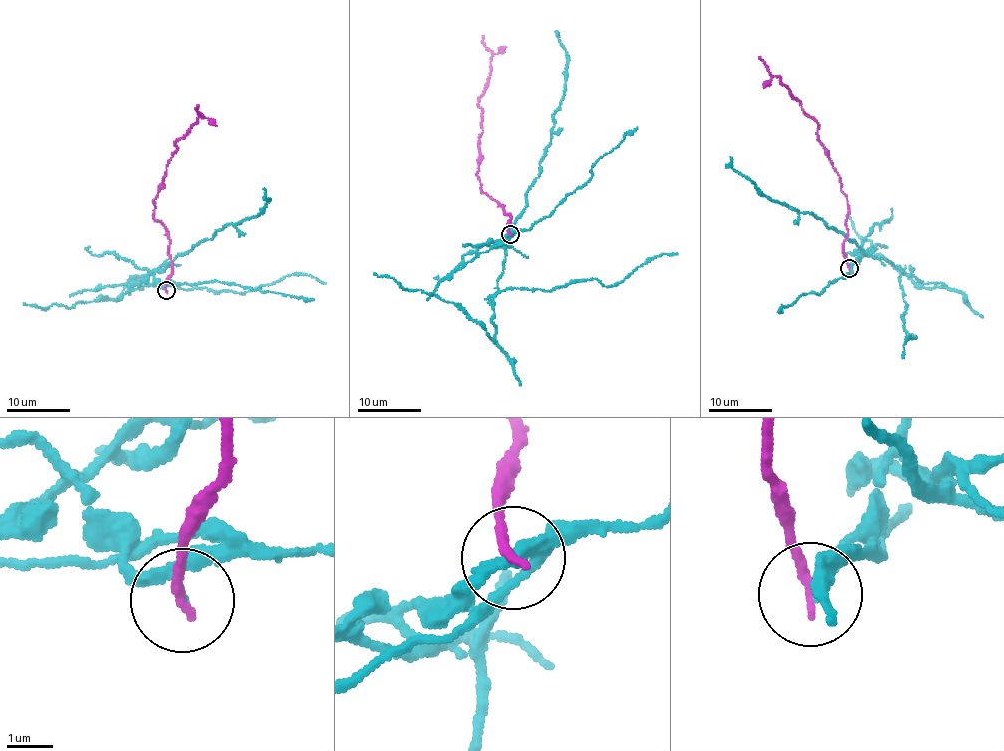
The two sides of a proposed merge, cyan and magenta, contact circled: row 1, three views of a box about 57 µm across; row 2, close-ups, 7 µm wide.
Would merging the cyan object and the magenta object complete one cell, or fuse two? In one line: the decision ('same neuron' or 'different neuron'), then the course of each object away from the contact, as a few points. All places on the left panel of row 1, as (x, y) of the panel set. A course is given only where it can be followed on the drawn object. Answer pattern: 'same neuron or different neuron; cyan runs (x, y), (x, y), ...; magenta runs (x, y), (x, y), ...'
different neuron; cyan runs (165, 290), (151, 274), (157, 270), (129, 287), (128, 281), (113, 300), (45, 308), (23, 303); magenta runs (165, 290), (171, 273), (169, 242), (167, 228), (154, 218), (154, 198), (176, 139), (201, 115), (199, 105)

